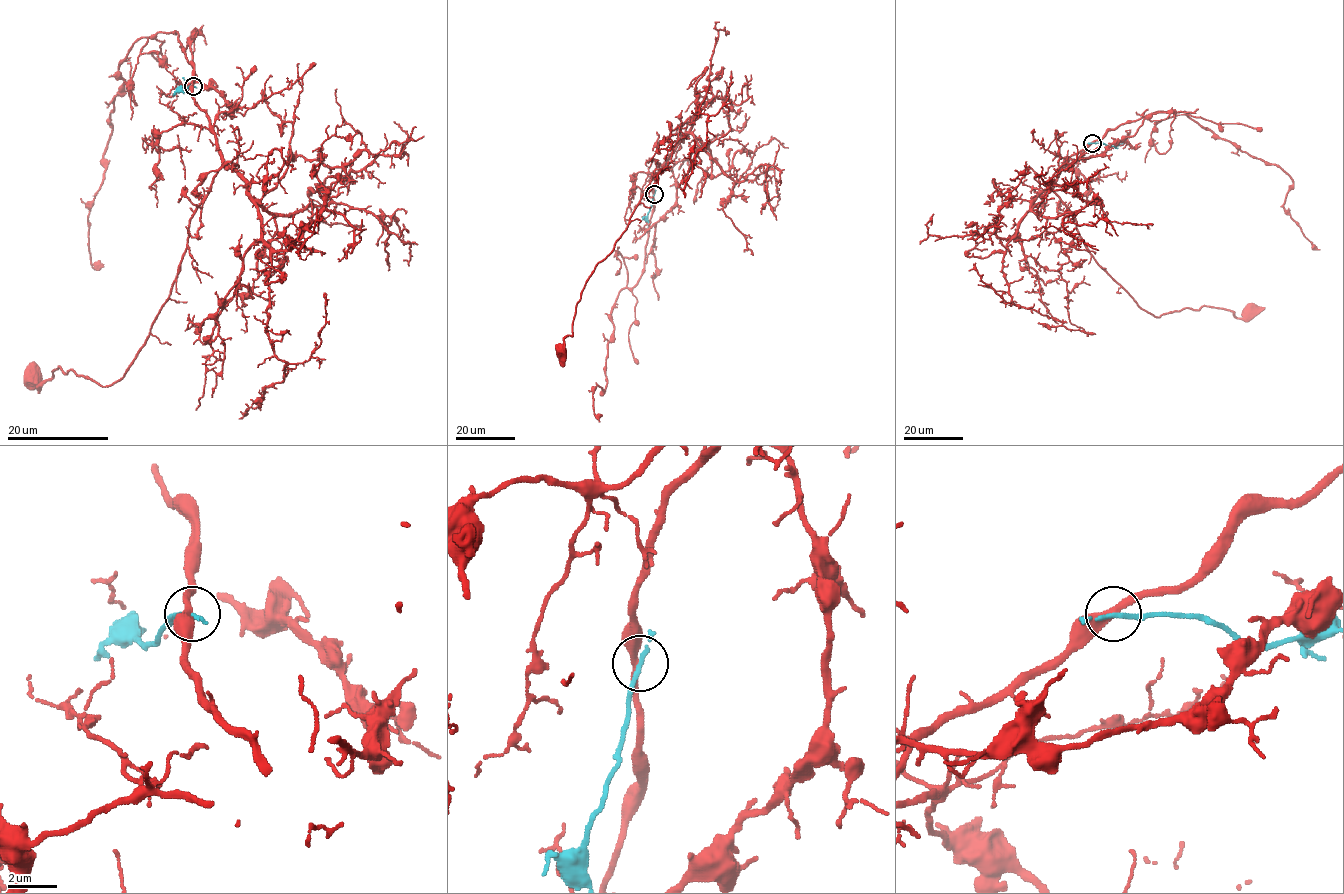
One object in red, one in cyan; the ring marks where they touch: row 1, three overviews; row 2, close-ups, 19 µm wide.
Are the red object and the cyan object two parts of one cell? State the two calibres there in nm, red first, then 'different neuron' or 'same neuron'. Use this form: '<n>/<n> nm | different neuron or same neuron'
360/160 nm | different neuron

